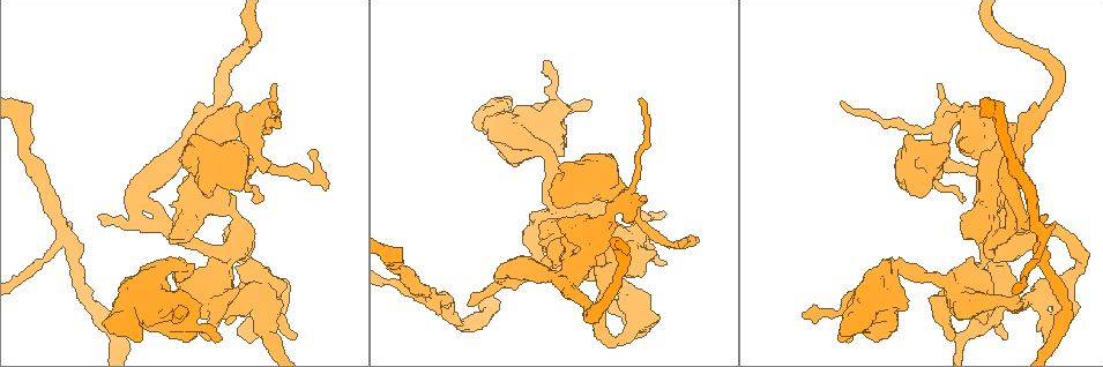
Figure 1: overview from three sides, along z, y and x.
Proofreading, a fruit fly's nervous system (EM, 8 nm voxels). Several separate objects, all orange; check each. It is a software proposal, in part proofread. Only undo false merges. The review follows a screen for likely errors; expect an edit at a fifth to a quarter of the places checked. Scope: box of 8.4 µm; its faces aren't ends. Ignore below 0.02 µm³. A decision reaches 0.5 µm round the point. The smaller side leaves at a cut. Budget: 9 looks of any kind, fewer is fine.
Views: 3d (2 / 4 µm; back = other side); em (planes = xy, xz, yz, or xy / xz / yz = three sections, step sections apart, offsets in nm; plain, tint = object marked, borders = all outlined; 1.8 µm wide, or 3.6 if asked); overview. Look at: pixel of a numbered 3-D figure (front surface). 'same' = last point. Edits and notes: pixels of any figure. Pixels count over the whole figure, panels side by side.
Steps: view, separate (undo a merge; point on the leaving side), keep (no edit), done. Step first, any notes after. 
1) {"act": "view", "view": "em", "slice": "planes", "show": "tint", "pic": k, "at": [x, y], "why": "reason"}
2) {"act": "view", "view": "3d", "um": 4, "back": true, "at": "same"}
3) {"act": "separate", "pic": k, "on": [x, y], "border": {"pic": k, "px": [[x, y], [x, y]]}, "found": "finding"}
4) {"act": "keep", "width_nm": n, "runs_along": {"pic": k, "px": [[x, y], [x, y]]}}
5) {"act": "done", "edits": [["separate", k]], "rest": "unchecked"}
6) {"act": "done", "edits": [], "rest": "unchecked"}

{"act": "view", "view": "3d", "um": 4, "pic": 1, "at": [435, 300], "why": "a fork"}

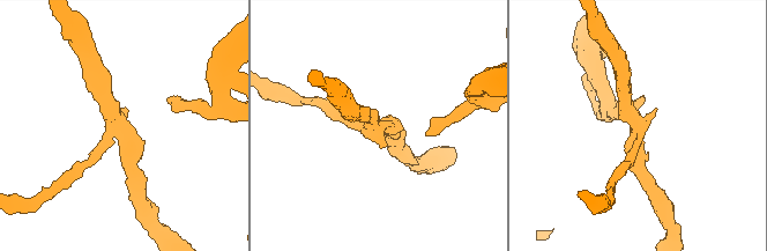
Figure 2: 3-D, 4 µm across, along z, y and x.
{"act": "view", "view": "em", "slice": "planes", "show": "tint", "pic": 2, "at": [377, 128], "arms": 3, "arm_widths_nm": [170, 260, 280]}

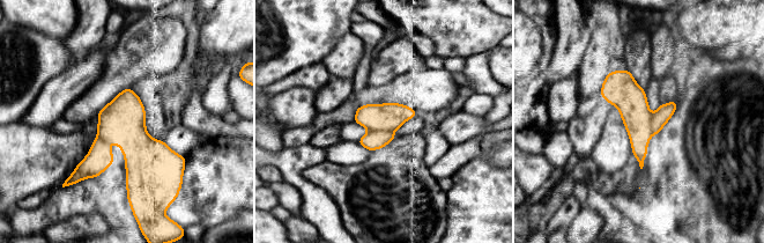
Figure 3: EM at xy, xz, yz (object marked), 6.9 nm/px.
{"act": "separate", "pic": 3, "on": [372, 140], "width_nm": 220, "border": {"pic": 3, "px": [[369, 130], [392, 133]]}, "found": "two neurons meet here"}

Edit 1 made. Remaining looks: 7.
{"act": "view", "view": "overview", "why": "see it whole again"}

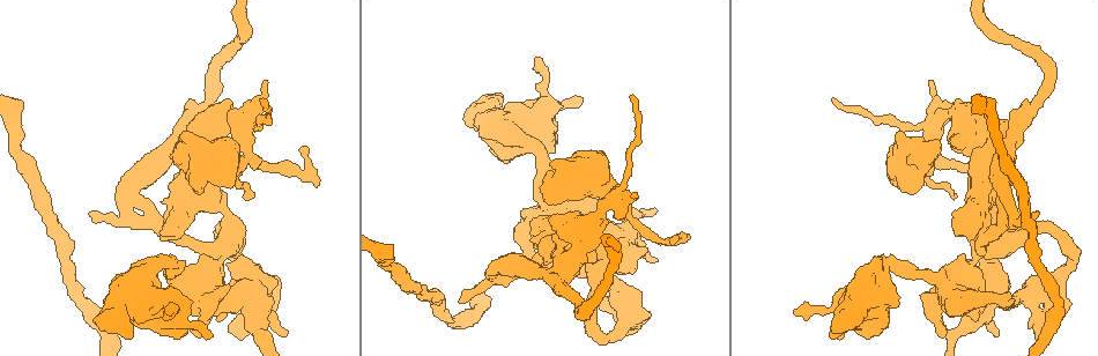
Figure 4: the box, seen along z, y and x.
{"act": "view", "view": "3d", "um": 4, "pic": 4, "at": [858, 313], "why": "sudden change in width"}

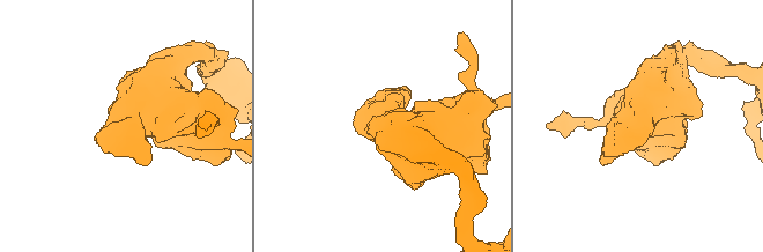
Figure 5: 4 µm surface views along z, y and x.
{"act": "view", "view": "em", "slice": "xy", "step": 8, "show": "tint", "pic": 5, "at": [376, 127], "why": "now the EM"}

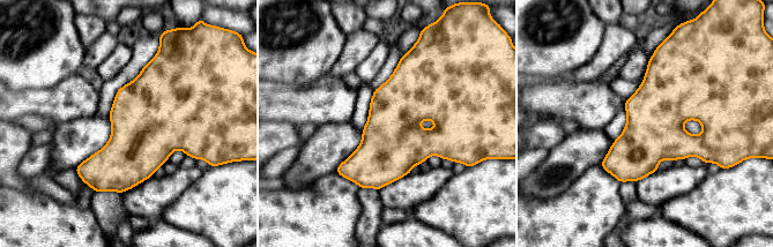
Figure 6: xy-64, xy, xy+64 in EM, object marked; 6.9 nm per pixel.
{"act": "view", "view": "em", "slice": "planes", "show": "tint", "at": "same"}

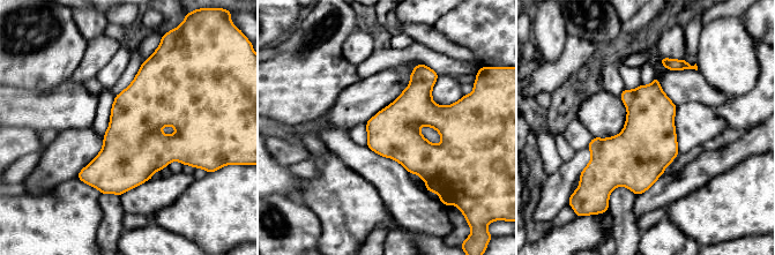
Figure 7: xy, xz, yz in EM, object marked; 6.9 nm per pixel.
{"act": "keep", "found": "one neuron here"}

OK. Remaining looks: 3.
{"act": "view", "view": "3d", "um": 4, "pic": 4, "at": [559, 209], "why": "thick turns thin"}

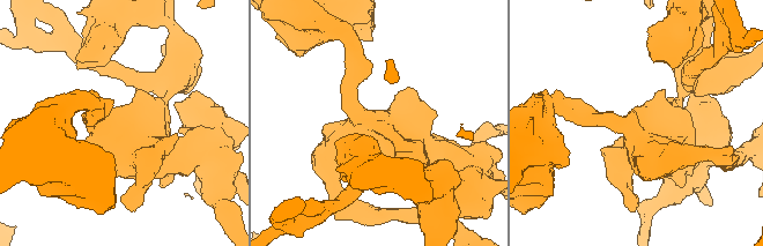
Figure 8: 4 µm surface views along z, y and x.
{"act": "view", "view": "em", "slice": "xz", "step": 8, "show": "tint", "pic": 8, "at": [376, 121]}

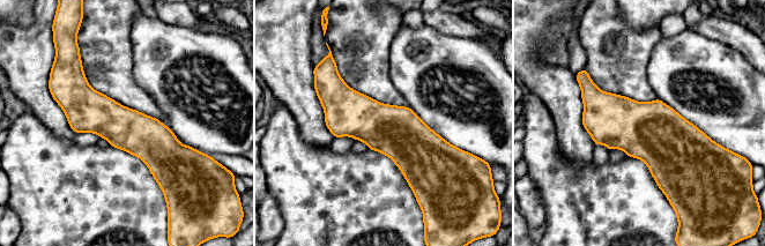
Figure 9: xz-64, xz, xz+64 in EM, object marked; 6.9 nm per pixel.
{"act": "keep", "runs_along": {"pic": 9, "px": [[321, 95], [415, 148], [448, 148]]}, "found": "continuous, no second neuron"}

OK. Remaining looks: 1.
{"act": "done", "edits": [["separate", 3]], "rest": "unchecked"}

